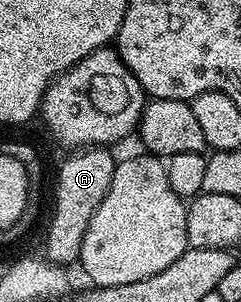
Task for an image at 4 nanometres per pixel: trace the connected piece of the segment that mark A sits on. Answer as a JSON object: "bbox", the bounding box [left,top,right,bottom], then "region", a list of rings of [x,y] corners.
{"bbox":[45,146,116,266],"region":[[[86,146],[74,150],[58,168],[58,185],[54,188],[54,213],[50,216],[50,225],[46,228],[45,259],[59,266],[70,266],[78,260],[84,242],[84,234],[88,230],[88,222],[92,222],[92,214],[98,204],[108,194],[108,186],[112,182],[116,156],[106,146]]]}

